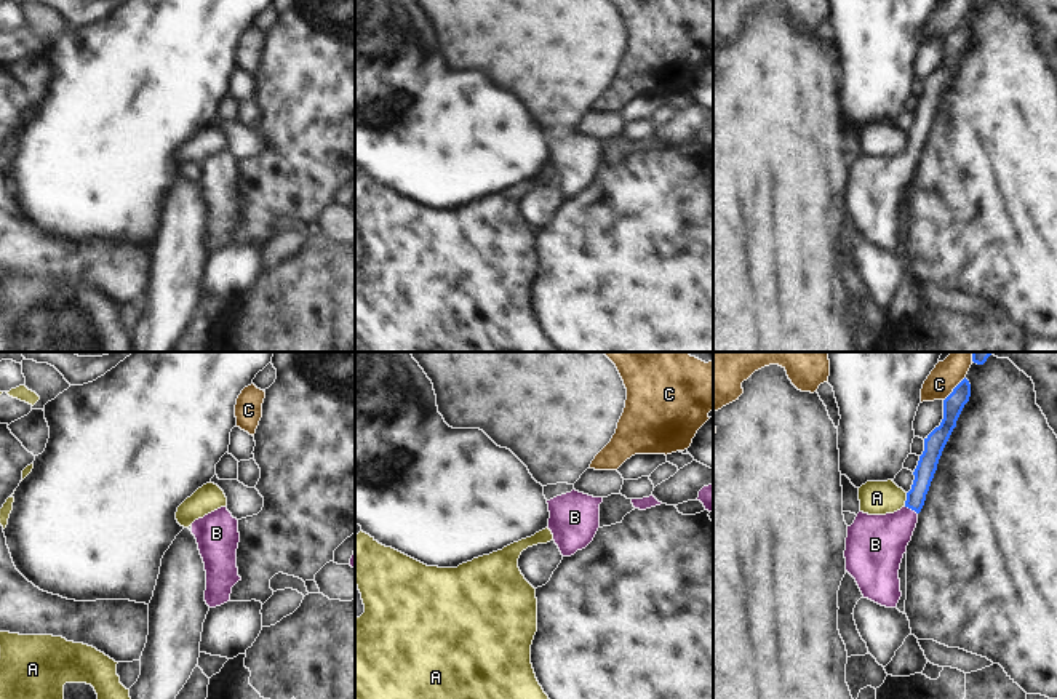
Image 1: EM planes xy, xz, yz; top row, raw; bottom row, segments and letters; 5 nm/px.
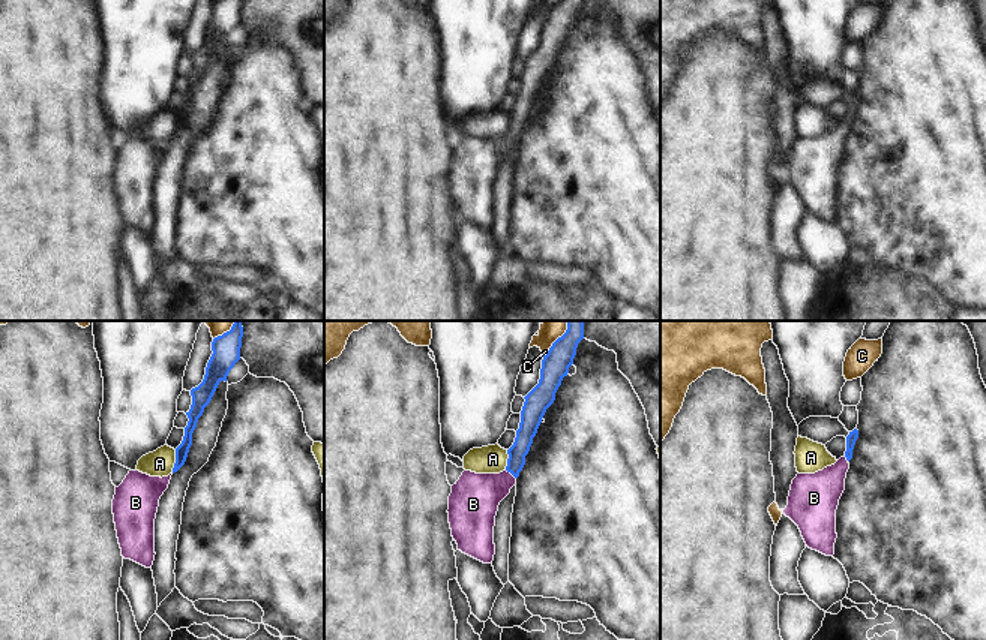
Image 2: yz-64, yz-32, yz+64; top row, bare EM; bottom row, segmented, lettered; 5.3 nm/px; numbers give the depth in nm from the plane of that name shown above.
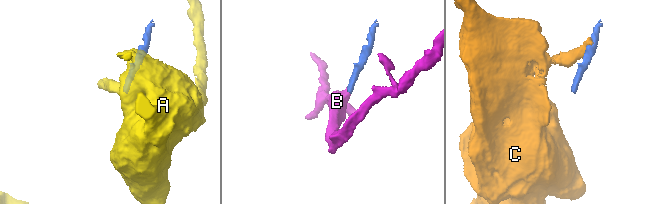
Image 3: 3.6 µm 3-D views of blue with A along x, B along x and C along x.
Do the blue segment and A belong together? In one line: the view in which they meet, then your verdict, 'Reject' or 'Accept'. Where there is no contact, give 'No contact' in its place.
Touches blue in yz. Reject

